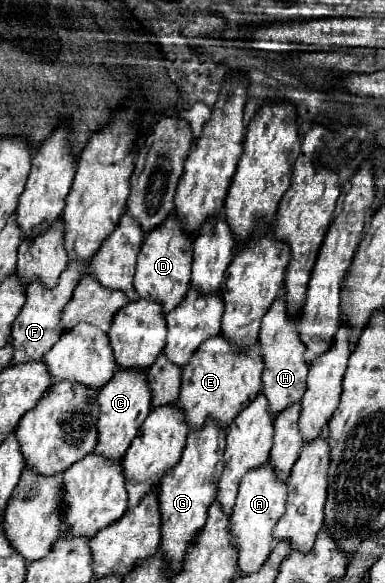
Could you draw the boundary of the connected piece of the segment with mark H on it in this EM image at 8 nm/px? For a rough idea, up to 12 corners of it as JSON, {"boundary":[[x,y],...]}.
{"boundary":[[276,299],[262,319],[262,393],[272,417],[302,401],[298,319]]}

